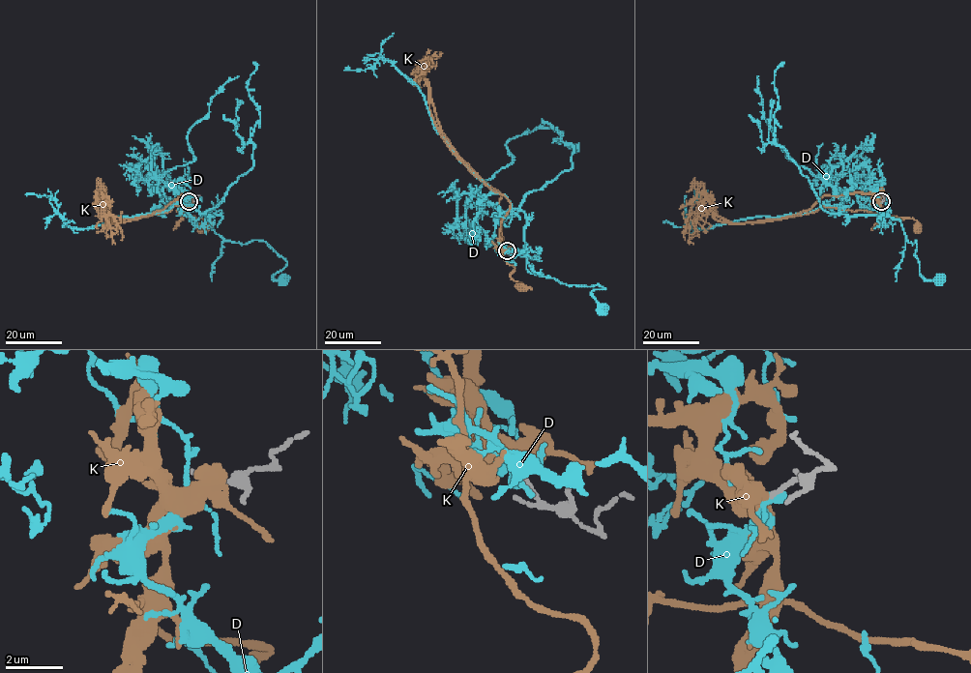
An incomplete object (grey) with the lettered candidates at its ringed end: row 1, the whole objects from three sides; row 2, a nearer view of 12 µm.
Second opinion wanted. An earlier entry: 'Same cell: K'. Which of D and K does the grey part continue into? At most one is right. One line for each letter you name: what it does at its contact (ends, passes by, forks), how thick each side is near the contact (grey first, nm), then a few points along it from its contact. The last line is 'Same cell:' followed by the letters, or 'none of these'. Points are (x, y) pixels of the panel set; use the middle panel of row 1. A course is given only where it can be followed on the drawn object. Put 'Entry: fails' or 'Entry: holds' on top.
Entry: fails
D: it passes by; calibres 160 and 280 nm; course (507, 251), (501, 248), (525, 254), (529, 272), (563, 283), (599, 284), (605, 289), (591, 293), (603, 309)
Same cell: D

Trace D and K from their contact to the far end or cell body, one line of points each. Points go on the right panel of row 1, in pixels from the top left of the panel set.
D: (881, 201), (877, 211), (880, 219), (897, 219), (908, 242), (915, 240), (919, 273), (927, 279), (939, 279)
K: (880, 201), (884, 212), (912, 218), (917, 226)

